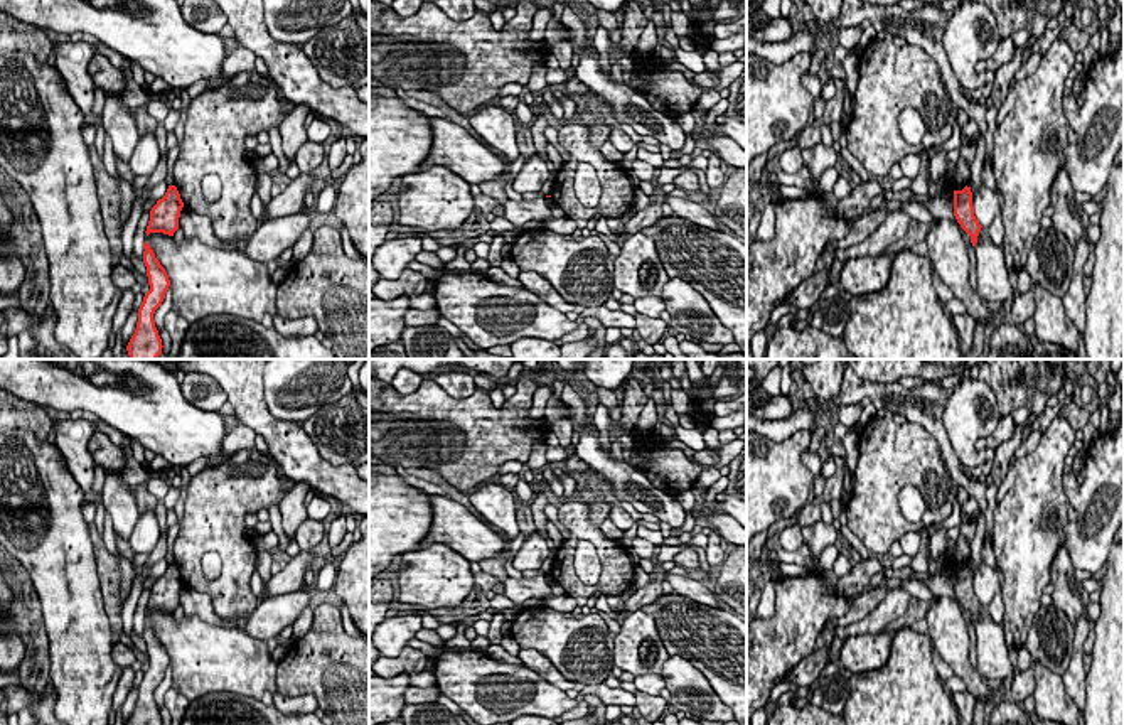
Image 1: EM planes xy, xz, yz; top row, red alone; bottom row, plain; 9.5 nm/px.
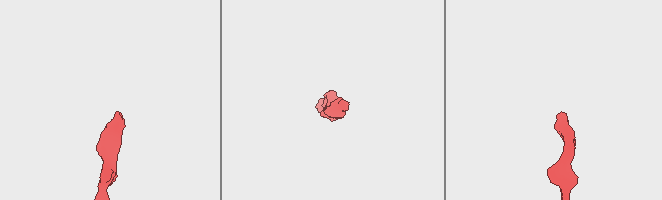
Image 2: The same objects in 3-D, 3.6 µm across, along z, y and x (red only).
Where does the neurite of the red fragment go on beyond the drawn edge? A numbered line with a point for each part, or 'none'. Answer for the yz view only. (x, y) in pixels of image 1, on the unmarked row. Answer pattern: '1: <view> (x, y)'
none

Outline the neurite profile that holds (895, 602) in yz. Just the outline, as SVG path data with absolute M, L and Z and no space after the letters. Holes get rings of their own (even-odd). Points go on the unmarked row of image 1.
M903 587L888 588L885 599L864 619L846 627L836 627L834 637L843 641L849 636L880 634L891 620L902 617L912 595Z

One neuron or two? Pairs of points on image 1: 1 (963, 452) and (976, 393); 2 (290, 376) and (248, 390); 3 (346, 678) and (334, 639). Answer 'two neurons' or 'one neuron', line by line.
1: one neuron
2: two neurons
3: one neuron

